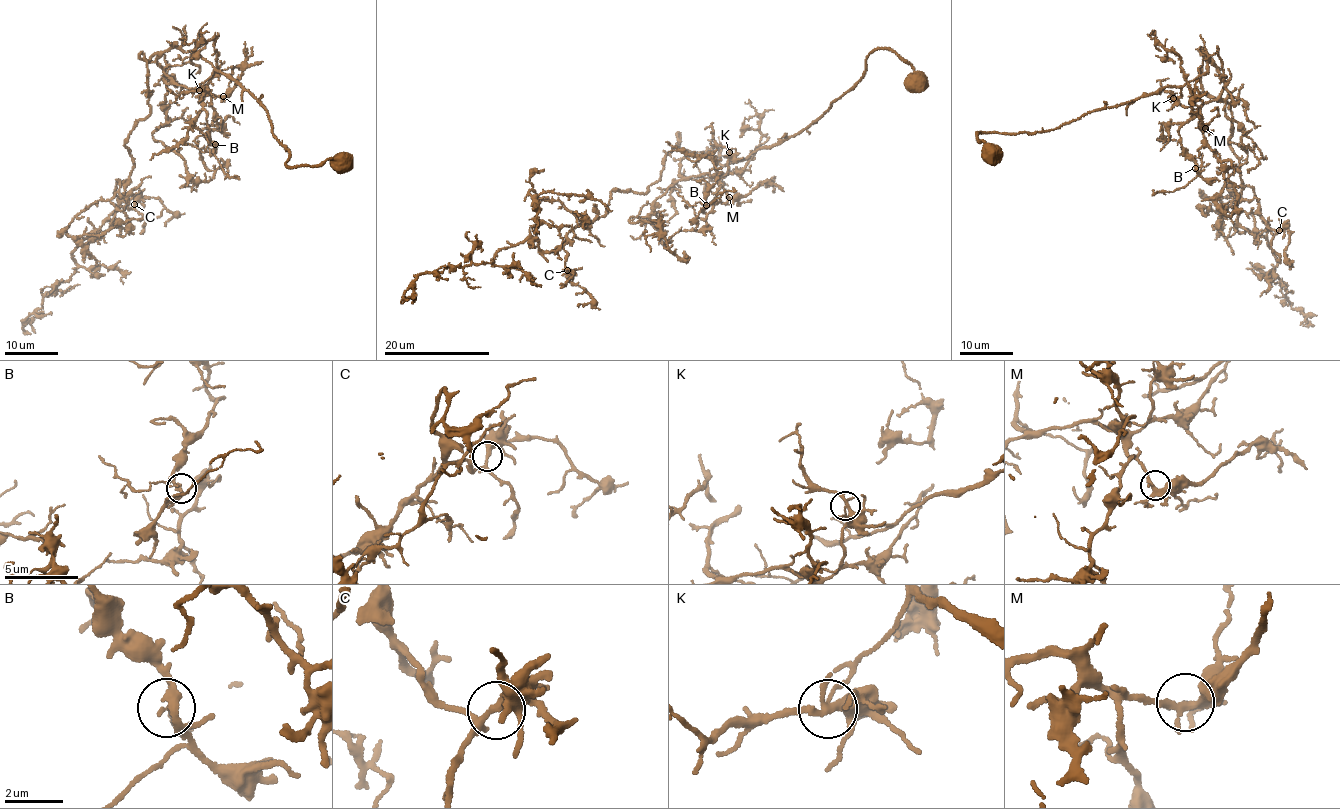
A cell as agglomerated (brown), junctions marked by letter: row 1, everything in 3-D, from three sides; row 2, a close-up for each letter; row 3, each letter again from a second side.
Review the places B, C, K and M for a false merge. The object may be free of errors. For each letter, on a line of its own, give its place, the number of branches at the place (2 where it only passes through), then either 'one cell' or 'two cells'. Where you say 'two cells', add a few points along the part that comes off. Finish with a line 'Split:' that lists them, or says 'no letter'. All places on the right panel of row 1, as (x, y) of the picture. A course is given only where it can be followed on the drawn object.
B: place (1195, 168); branches 4; one cell
C: place (1279, 230); branches 4; one cell
K: place (1173, 98); branches 4; one cell
M: place (1205, 128); branches 4; one cell
Split: no letter

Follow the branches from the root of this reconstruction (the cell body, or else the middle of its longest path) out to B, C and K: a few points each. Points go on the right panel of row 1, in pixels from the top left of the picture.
B: (988, 152), (980, 132), (1058, 128), (1171, 85), (1181, 88), (1180, 104), (1198, 108), (1179, 128), (1195, 168)
C: (988, 152), (980, 132), (1058, 128), (1185, 85), (1208, 57), (1202, 92), (1230, 105), (1241, 185), (1279, 230)
K: (988, 152), (980, 132), (1058, 128), (1171, 85), (1182, 95), (1173, 99)

